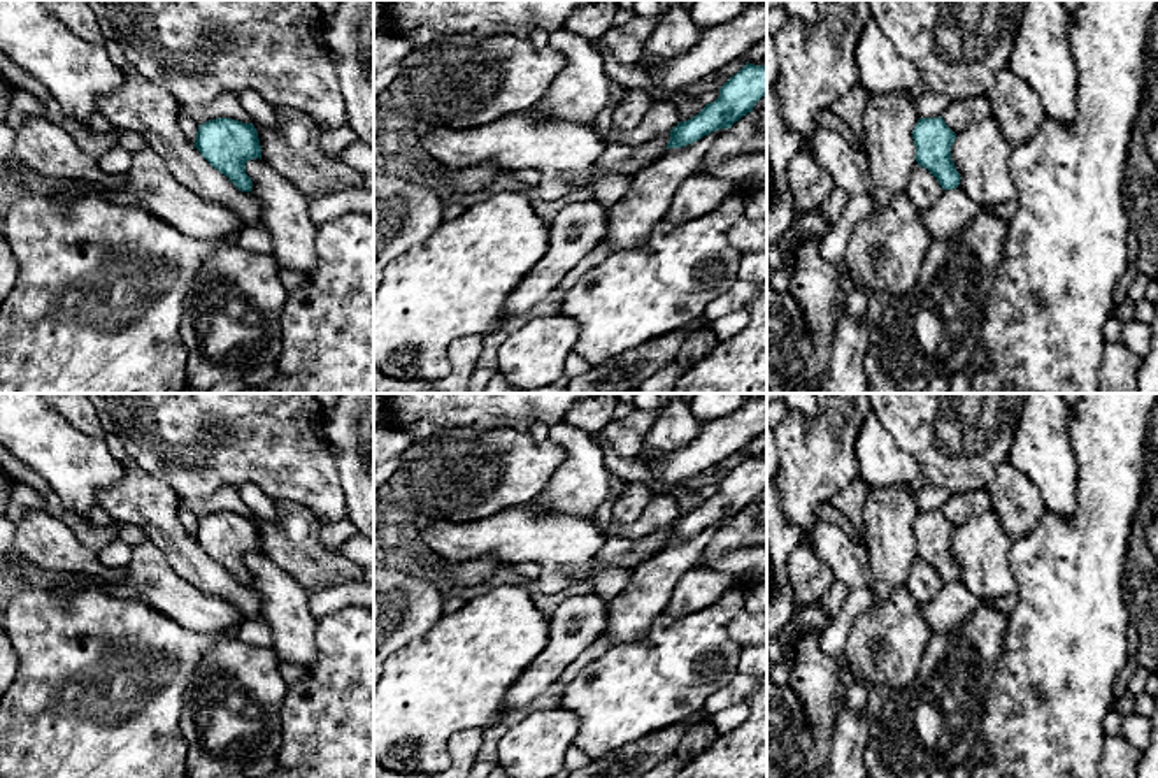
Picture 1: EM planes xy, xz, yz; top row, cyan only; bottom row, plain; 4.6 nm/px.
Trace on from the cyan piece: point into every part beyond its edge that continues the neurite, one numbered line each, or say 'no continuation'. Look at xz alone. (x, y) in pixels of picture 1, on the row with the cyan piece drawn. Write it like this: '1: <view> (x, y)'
no continuation

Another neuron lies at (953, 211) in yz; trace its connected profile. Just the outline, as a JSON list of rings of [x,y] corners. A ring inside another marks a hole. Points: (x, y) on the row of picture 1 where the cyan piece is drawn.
[[[960,188],[944,190],[939,200],[926,211],[919,211],[921,223],[933,241],[947,241],[963,232],[981,205]]]

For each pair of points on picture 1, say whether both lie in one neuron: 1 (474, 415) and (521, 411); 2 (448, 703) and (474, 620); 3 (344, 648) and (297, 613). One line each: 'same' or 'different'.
1: same
2: same
3: different

